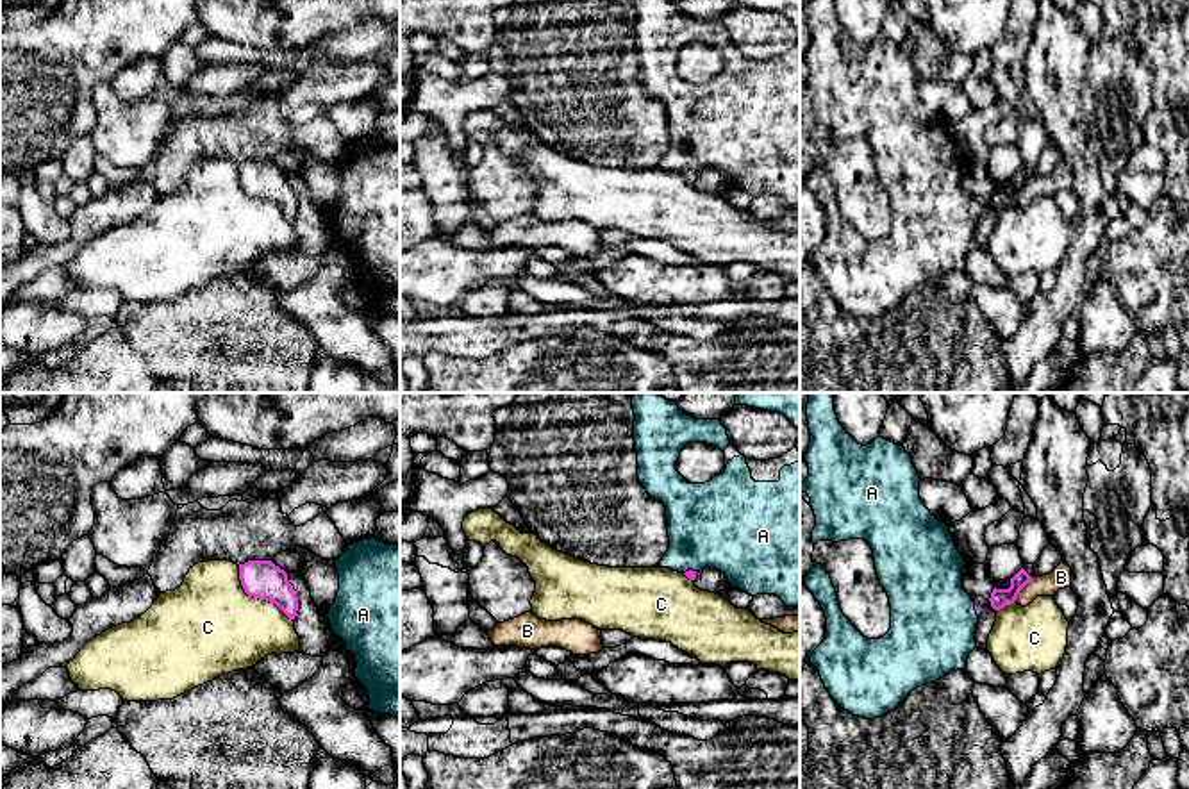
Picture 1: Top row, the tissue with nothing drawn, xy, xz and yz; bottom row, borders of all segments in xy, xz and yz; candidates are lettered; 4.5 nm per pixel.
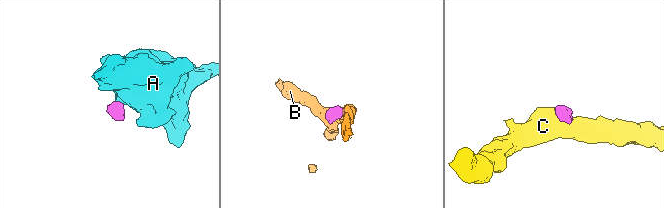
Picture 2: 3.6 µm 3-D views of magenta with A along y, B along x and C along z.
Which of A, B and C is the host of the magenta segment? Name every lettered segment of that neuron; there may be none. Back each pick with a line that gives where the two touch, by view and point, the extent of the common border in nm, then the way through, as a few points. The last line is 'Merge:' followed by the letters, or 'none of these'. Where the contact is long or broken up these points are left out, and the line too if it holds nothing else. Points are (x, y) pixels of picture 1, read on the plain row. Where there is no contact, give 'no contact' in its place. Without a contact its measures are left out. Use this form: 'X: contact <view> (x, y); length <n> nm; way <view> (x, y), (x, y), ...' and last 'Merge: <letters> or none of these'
A: contact xz (690, 170); length 60 nm; way xz (690, 174), (690, 170), (690, 157), (722, 125)
Merge: A

